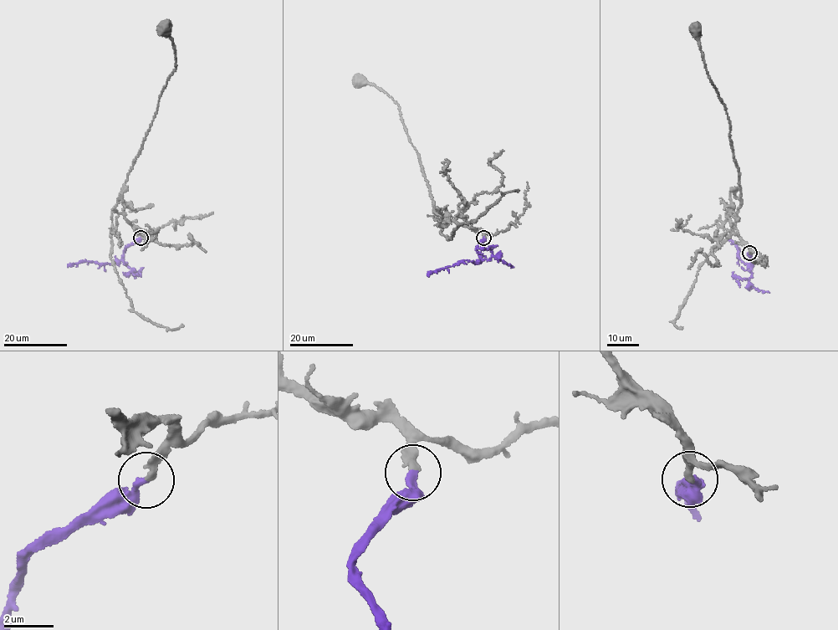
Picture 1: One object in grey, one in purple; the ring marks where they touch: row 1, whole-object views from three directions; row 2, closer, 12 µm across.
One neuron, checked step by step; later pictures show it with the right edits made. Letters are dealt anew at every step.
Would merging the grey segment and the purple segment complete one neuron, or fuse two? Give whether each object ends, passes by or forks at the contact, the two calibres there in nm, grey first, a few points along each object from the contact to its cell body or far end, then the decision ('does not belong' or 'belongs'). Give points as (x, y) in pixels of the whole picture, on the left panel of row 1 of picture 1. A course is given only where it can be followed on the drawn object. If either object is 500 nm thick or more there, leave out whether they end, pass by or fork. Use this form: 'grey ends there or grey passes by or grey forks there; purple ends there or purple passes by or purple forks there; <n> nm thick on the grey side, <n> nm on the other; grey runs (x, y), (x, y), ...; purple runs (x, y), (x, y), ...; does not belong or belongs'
grey ends there; purple ends there; 280 nm thick on the grey side, 300 nm on the other; grey runs (140, 237), (144, 231), (126, 219), (126, 186), (120, 197), (175, 69), (173, 43), (164, 28); purple runs (140, 238), (125, 247), (121, 259), (111, 263), (88, 261), (67, 266); belongs

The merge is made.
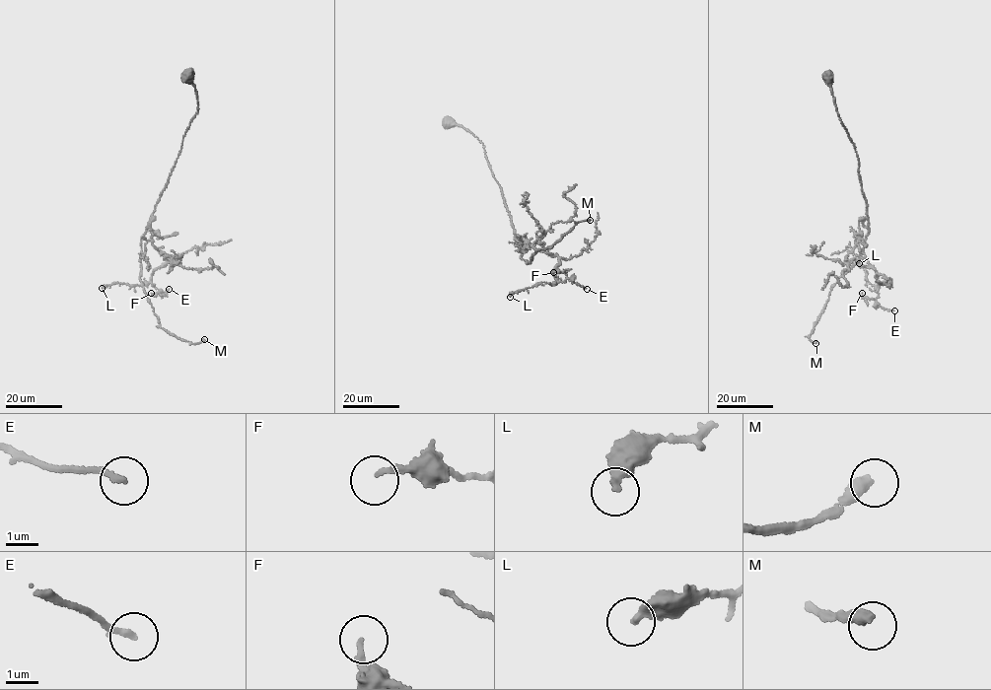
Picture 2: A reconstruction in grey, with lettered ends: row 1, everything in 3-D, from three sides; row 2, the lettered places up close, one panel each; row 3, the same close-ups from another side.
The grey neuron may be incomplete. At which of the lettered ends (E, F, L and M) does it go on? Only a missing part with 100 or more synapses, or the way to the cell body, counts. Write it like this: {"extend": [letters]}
{"extend": ["M"]}

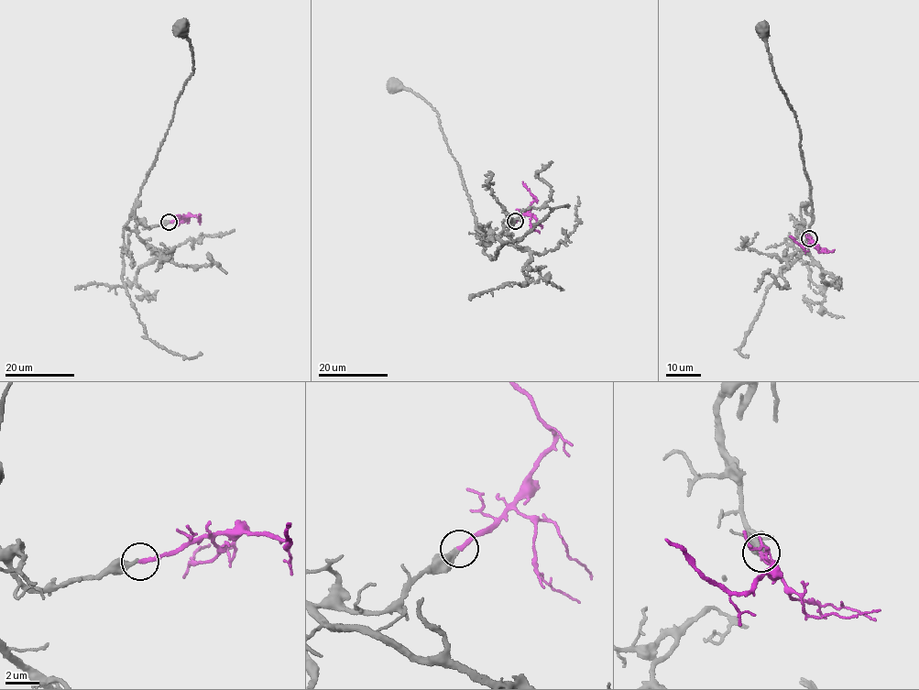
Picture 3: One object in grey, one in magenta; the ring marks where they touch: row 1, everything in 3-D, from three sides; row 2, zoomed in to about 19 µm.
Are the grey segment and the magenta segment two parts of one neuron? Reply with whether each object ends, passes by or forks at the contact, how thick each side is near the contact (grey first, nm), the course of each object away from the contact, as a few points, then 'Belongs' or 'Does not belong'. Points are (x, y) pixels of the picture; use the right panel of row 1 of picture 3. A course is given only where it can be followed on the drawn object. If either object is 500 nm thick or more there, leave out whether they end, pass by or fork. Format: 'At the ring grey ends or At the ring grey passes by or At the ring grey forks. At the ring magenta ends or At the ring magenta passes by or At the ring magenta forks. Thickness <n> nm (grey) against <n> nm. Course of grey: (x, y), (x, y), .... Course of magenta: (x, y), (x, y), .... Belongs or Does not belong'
At the ring grey ends. At the ring magenta ends. Thickness 320 nm (grey) against 240 nm. Course of grey: (809, 238), (800, 212), (805, 203), (805, 212), (812, 213), (800, 130), (773, 71), (765, 30). Course of magenta: (809, 238), (812, 242), (804, 247), (790, 235). Belongs

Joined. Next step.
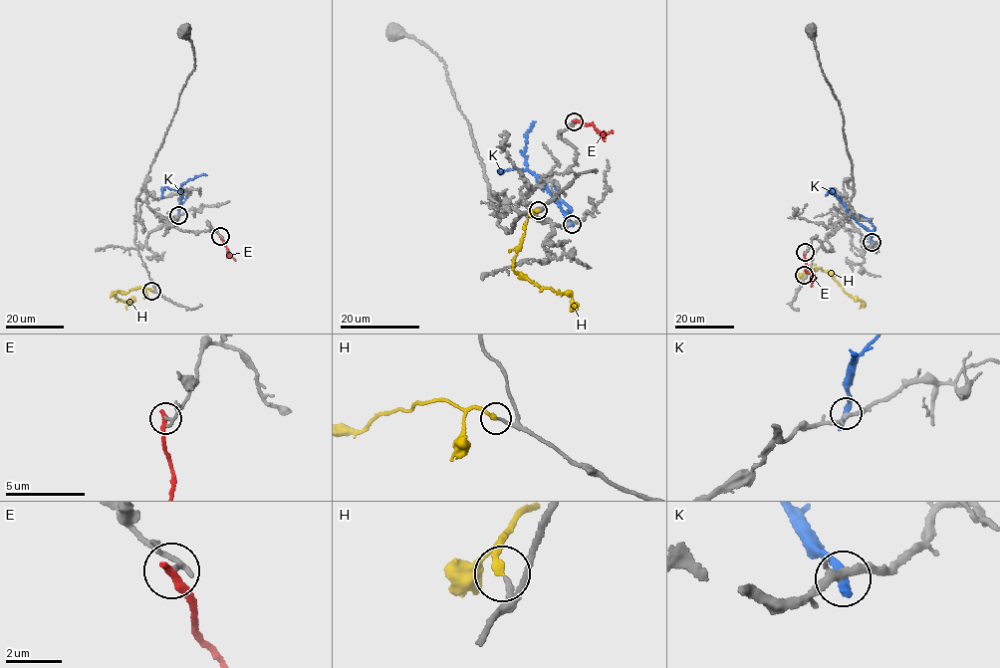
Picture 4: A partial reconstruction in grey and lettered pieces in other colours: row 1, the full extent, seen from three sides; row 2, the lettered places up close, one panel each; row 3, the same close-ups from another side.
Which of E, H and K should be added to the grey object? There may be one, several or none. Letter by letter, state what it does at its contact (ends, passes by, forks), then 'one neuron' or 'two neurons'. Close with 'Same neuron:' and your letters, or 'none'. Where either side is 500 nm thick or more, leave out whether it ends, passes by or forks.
E: it ends there; two neurons
H: it ends there; one neuron
K: it ends there; two neurons
Same neuron: H

